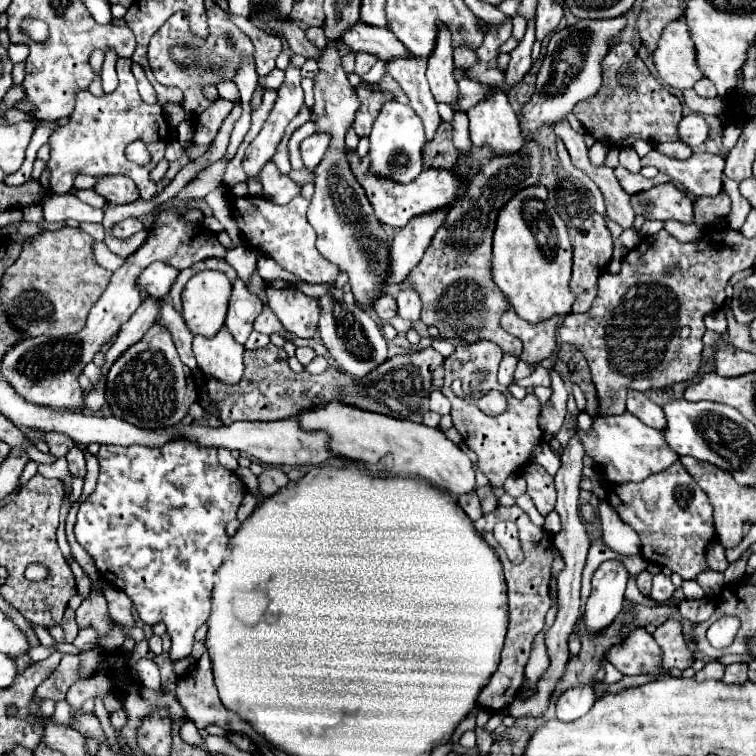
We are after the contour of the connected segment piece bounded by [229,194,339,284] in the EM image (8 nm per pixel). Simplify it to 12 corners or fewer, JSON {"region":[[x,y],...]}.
{"region":[[299,194],[279,206],[229,196],[245,242],[299,280],[319,284],[339,268],[315,248]]}

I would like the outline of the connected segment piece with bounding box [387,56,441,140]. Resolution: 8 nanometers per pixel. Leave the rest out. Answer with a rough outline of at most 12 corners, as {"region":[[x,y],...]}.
{"region":[[417,56],[393,60],[387,72],[399,82],[421,118],[425,138],[441,124],[425,70]]}

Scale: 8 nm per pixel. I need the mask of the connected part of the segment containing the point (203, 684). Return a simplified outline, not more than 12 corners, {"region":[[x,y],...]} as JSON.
{"region":[[207,651],[177,682],[177,698],[197,728],[253,730],[221,704]]}

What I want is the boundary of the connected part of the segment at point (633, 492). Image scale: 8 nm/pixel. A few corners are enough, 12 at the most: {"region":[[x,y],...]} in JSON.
{"region":[[681,462],[607,500],[641,556],[709,570],[713,506]]}

